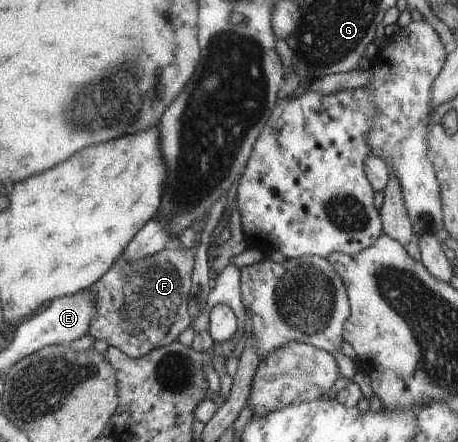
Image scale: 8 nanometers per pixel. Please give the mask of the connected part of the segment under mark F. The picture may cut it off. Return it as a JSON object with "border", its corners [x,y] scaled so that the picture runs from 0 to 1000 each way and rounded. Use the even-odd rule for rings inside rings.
{"border":[[[430,561],[349,566],[306,590],[258,581],[249,600],[203,647],[210,708],[197,726],[192,756],[225,767],[286,810],[314,808],[343,785],[376,776],[415,731],[406,695],[415,663],[415,622],[421,622]]]}

